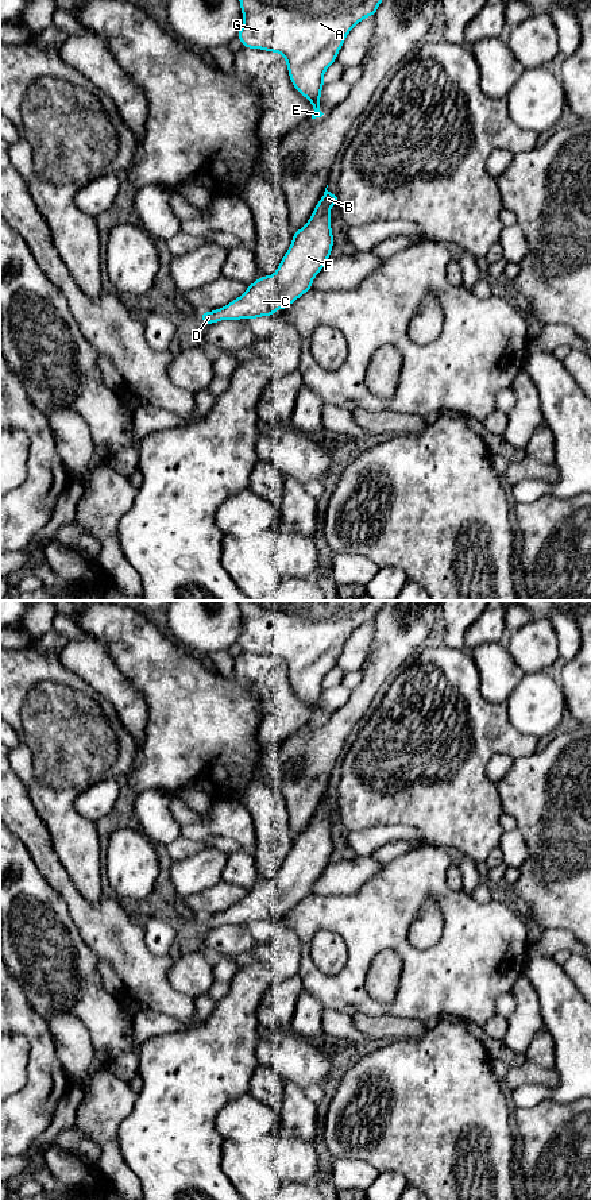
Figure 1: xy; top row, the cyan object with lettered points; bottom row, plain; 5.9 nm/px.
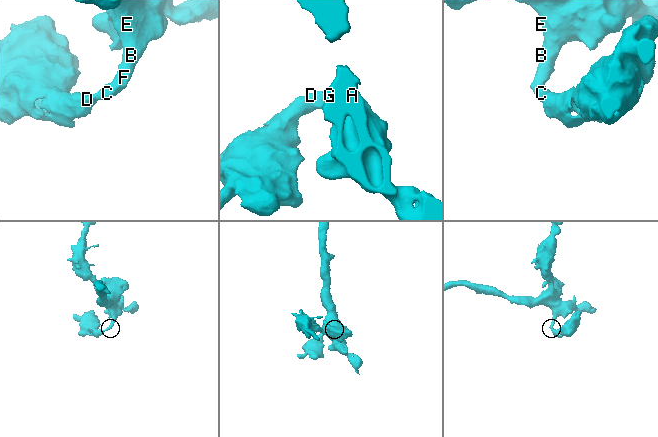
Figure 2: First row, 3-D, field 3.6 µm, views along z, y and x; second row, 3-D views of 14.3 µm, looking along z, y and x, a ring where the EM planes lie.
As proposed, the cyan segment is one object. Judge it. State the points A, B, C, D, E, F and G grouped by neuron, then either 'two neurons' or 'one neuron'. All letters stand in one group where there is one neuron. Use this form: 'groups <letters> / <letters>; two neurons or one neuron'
groups A B C D E F G; one neuron

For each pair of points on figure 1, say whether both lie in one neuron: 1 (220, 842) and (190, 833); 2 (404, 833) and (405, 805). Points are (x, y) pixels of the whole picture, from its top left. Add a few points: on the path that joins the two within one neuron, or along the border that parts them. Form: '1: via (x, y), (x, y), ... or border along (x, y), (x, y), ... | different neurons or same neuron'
1: border along (205, 841), (211, 837), (231, 837), (240, 847) | different neurons
2: border along (373, 826), (410, 825), (421, 833), (425, 842) | different neurons

